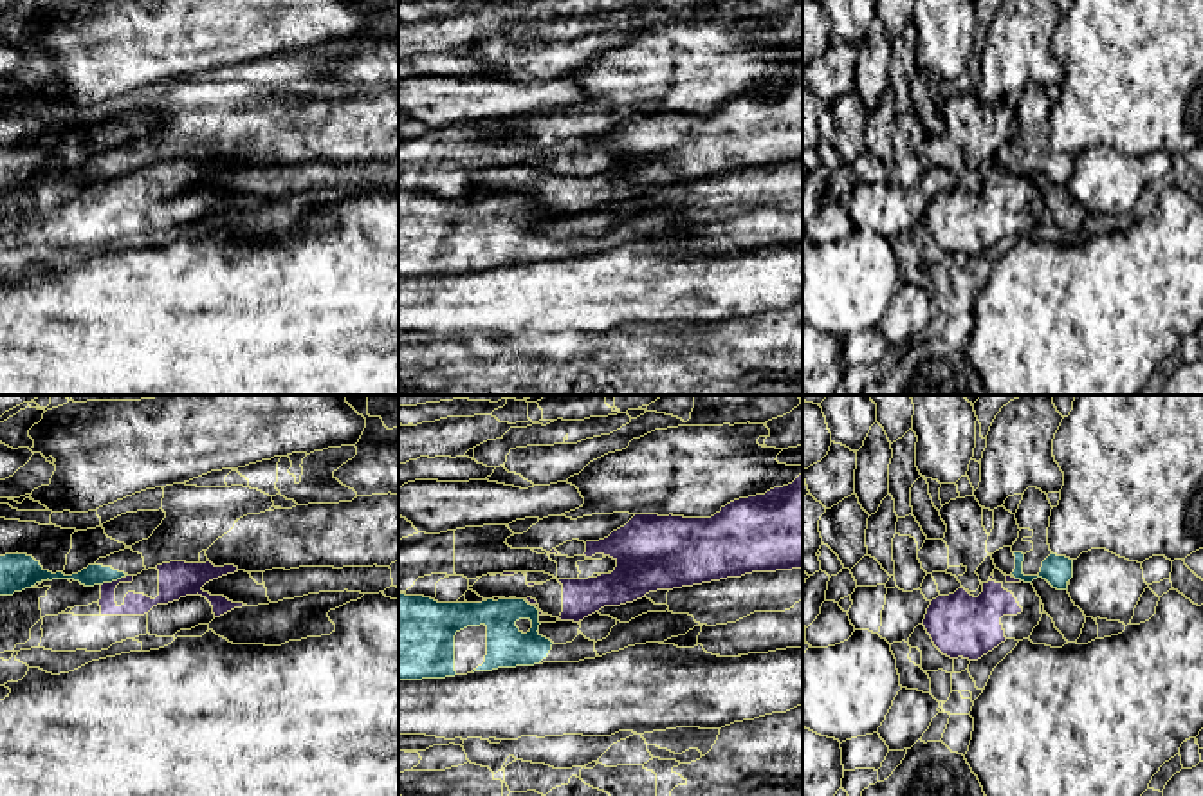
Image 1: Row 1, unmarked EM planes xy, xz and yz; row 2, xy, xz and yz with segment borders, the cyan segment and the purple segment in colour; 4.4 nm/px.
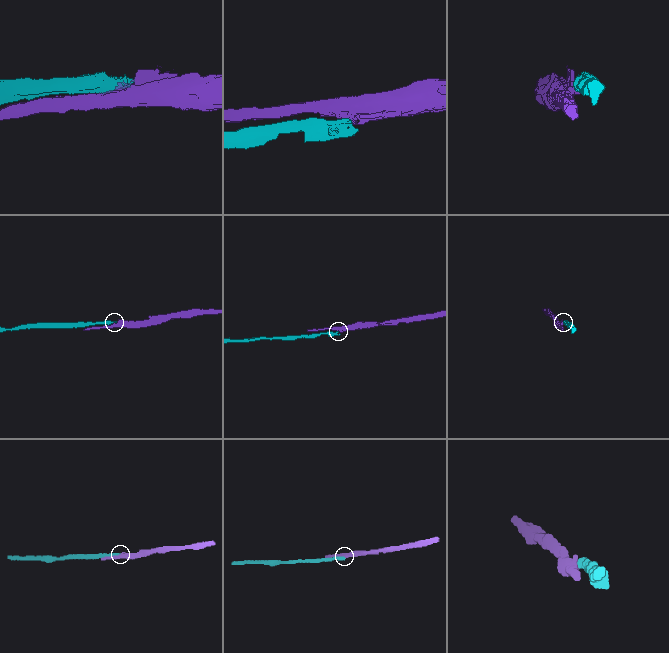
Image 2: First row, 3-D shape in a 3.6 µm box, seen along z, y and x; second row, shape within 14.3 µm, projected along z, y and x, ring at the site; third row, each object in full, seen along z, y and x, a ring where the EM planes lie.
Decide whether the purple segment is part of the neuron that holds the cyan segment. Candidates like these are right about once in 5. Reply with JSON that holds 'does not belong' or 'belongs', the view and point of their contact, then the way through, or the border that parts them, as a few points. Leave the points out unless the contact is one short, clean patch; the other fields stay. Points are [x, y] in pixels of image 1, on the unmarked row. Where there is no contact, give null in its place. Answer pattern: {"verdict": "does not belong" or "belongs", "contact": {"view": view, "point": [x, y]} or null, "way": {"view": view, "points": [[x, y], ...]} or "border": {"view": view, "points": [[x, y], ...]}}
{"verdict": "does not belong", "contact": {"view": "xy", "point": [112, 175]}, "border": {"view": "xy", "points": [[123, 172], [101, 181]]}}

